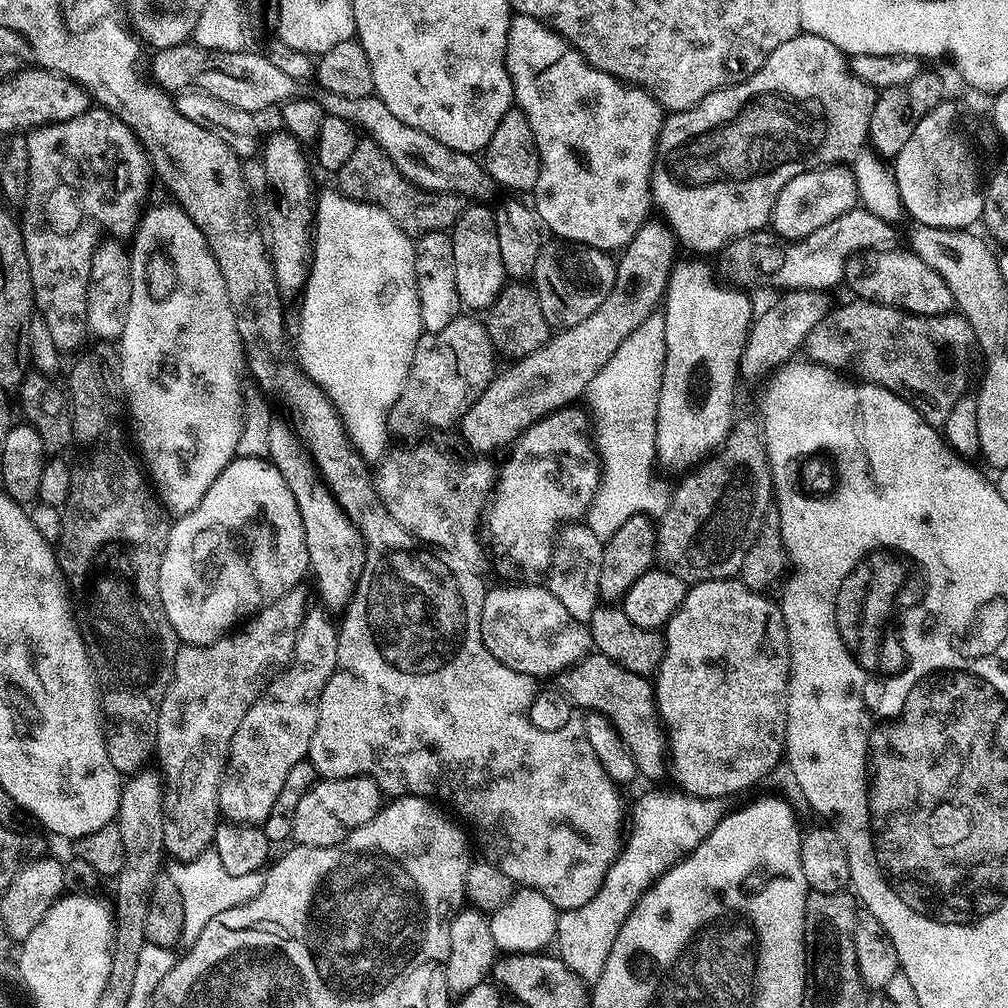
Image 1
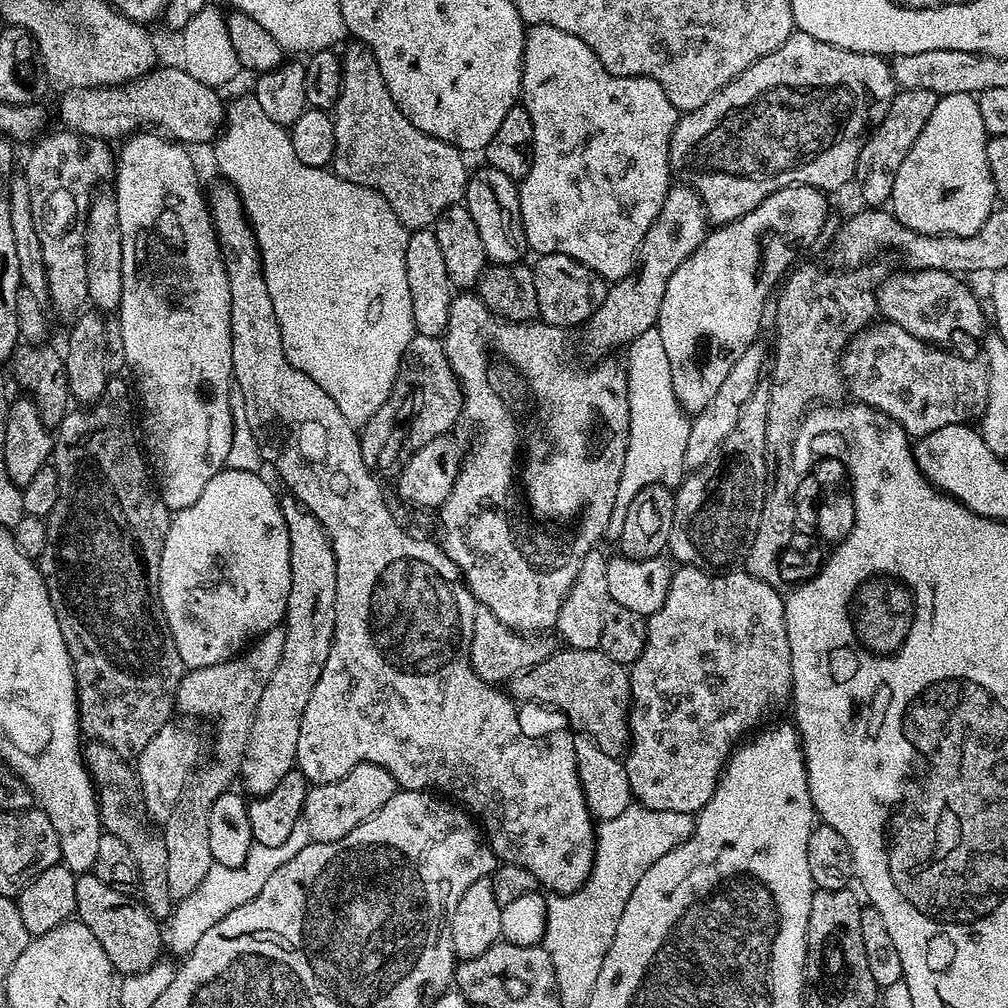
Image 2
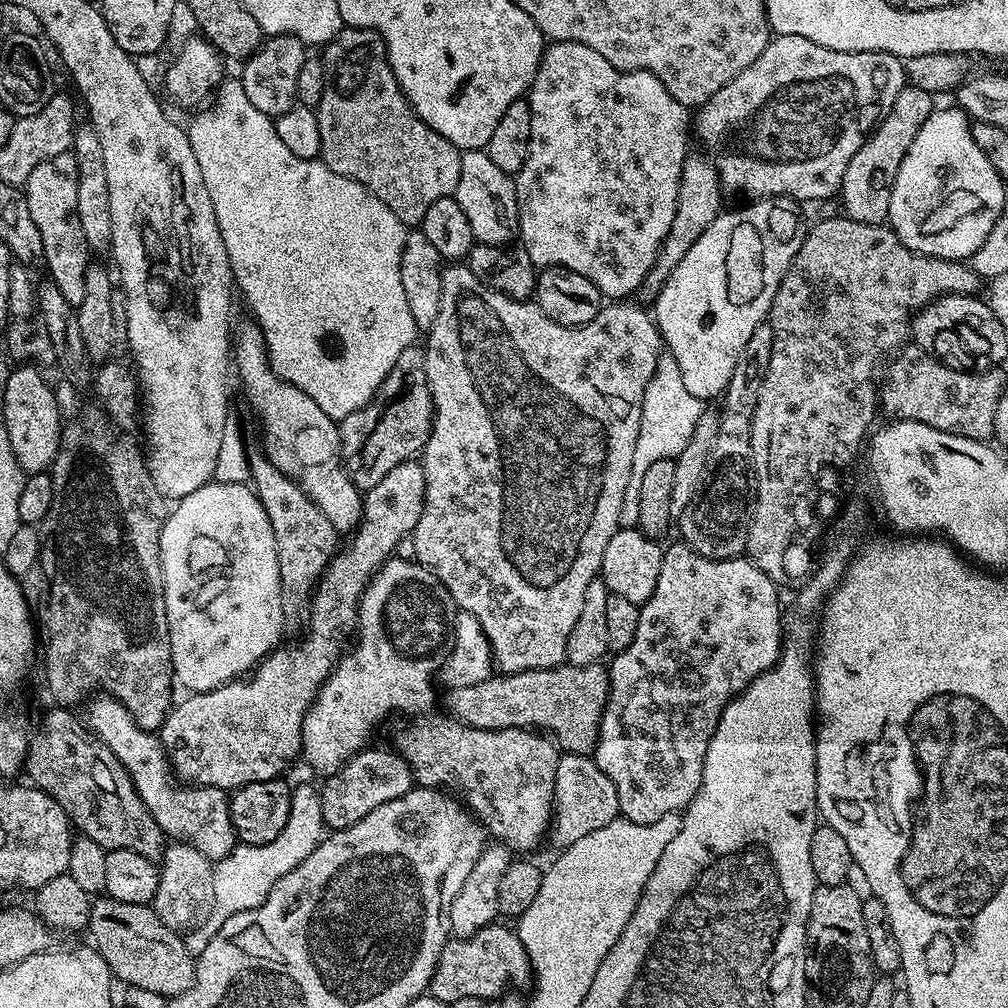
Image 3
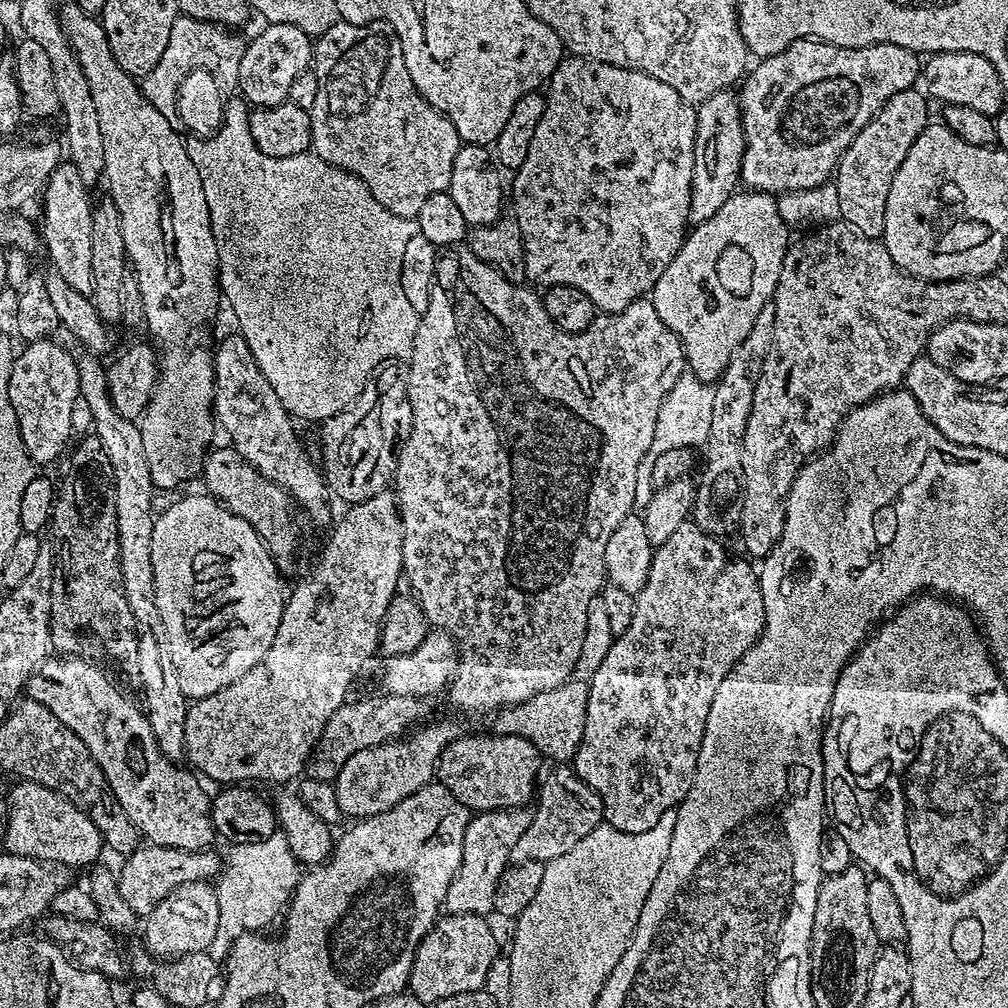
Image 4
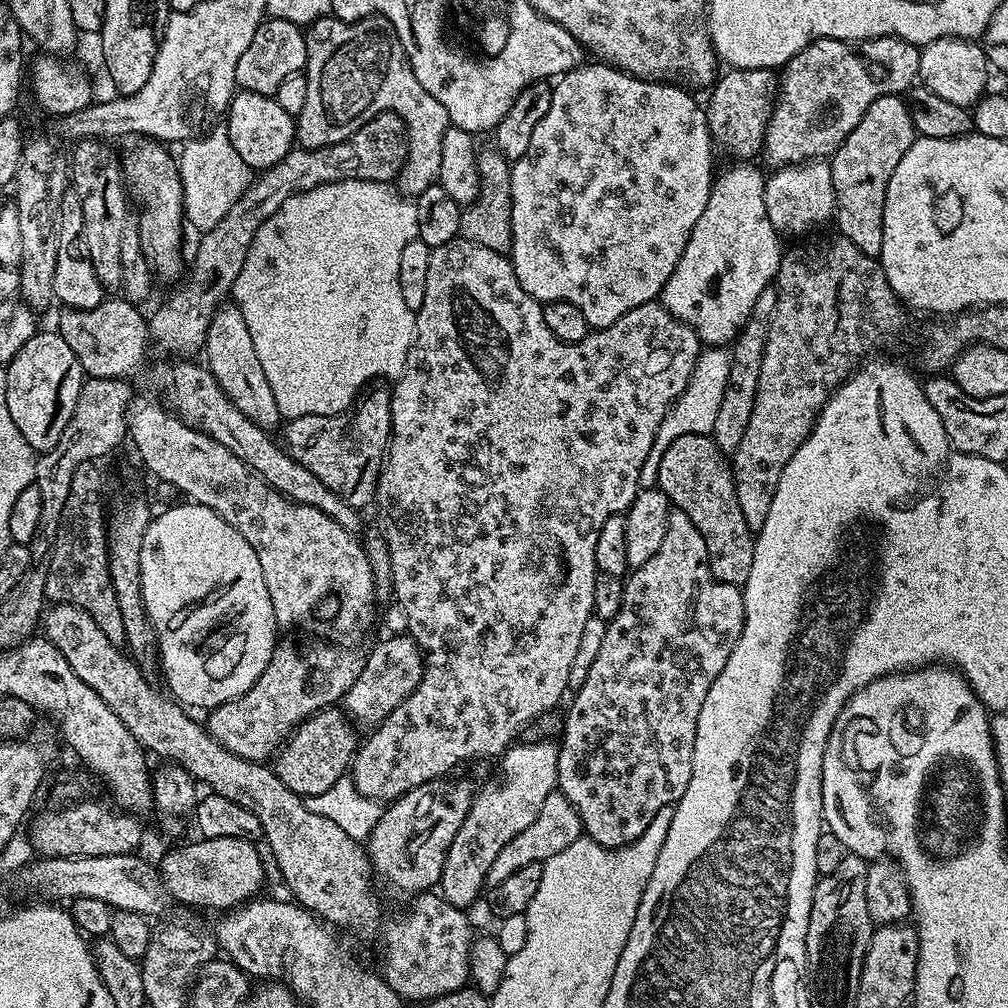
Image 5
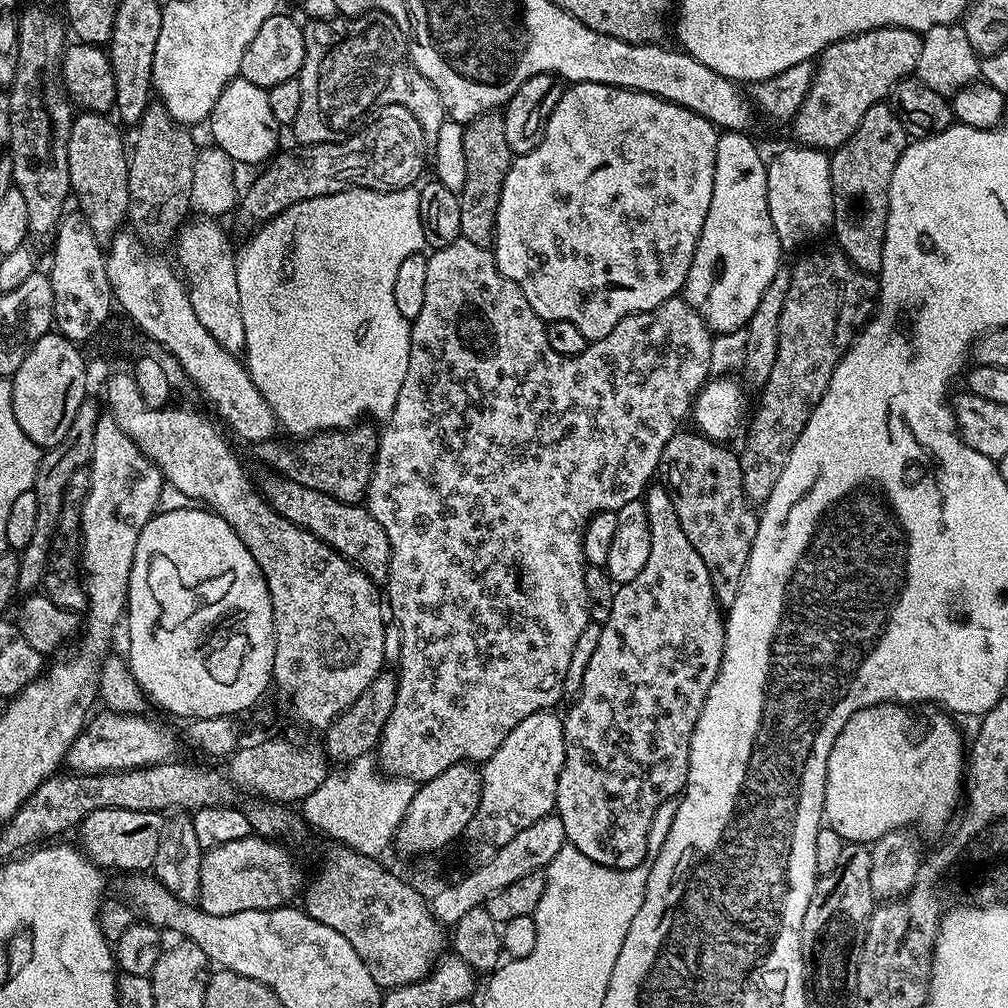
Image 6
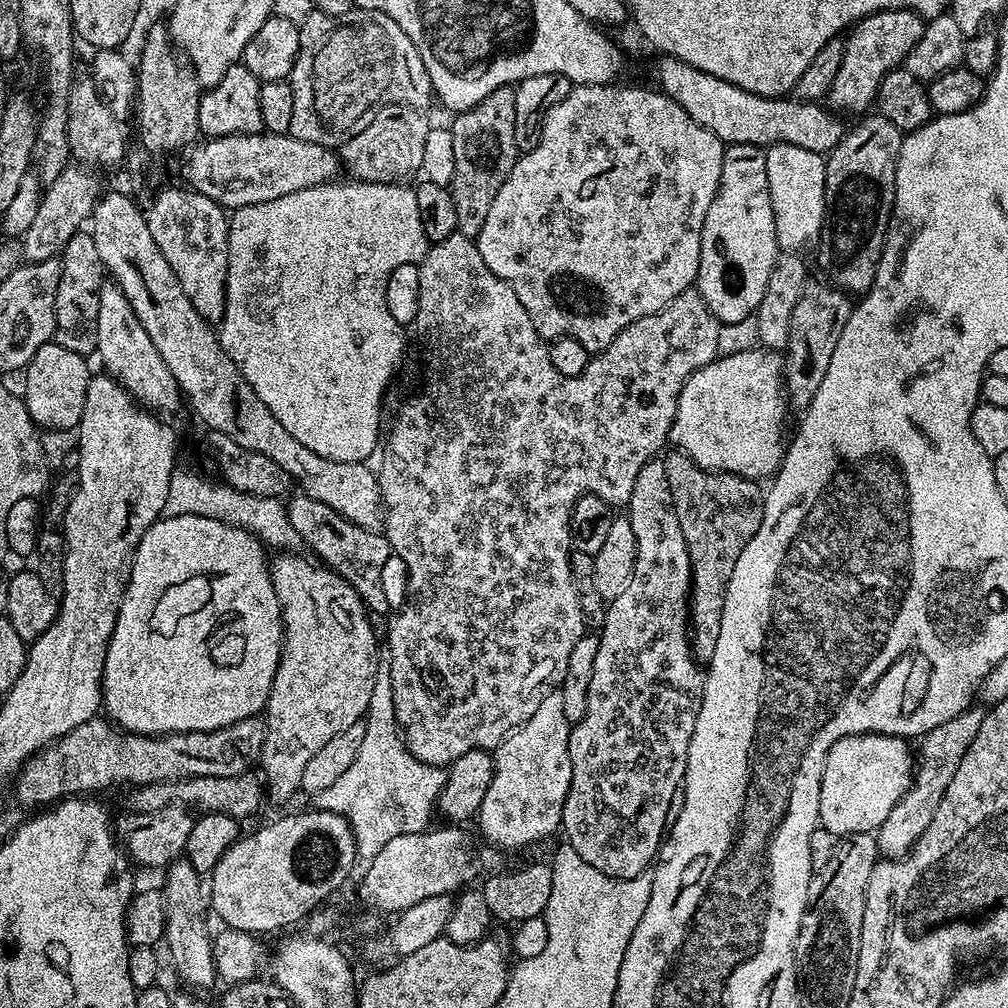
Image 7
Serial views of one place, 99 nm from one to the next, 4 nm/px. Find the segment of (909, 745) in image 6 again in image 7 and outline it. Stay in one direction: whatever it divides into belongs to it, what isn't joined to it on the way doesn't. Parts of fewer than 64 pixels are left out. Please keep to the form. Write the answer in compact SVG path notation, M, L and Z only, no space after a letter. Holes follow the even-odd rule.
M863 732L860 736L847 736L834 742L826 754L826 766L822 770L819 827L830 830L838 838L849 836L852 832L875 833L880 824L886 822L890 810L894 810L898 798L902 798L912 784L914 752L908 749L908 744L905 737L877 732Z

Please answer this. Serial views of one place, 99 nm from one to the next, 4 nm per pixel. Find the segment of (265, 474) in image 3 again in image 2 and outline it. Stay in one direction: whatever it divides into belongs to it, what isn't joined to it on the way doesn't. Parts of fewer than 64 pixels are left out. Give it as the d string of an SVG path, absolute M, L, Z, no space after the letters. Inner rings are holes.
M281 499L280 513L286 518L286 530L290 538L290 594L288 609L284 611L282 621L286 646L282 646L282 662L278 662L278 670L274 670L270 682L266 682L262 698L258 698L258 706L248 735L248 745L244 757L240 760L239 779L244 780L243 791L252 798L270 794L270 790L274 790L274 786L278 786L278 782L282 782L282 778L286 778L286 774L290 774L296 768L298 730L302 726L302 714L306 714L306 702L310 702L310 694L314 694L318 674L322 674L322 666L326 666L326 658L330 654L334 638L336 559L332 543L328 541L328 535L324 533L324 528L316 521L314 514L310 514L308 509L295 499Z

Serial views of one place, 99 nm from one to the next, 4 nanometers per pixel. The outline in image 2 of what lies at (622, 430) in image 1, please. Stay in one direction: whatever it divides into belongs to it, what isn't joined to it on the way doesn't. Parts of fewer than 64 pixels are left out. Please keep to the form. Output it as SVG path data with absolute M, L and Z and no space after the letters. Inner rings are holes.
M659 327L646 330L637 340L627 345L628 401L630 402L630 430L626 446L626 462L622 466L622 478L618 482L618 498L608 522L607 539L619 541L622 522L626 522L626 510L634 498L651 484L665 484L675 489L686 475L686 438L690 434L690 416L674 394L674 382L670 378L670 362L662 347Z

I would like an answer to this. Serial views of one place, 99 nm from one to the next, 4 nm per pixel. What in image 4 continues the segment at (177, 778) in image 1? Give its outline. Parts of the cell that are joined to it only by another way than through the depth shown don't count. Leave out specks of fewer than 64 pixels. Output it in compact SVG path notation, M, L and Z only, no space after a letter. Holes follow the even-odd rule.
M211 883L178 886L148 916L143 917L144 944L153 957L175 958L211 949L216 944L218 930L218 894Z

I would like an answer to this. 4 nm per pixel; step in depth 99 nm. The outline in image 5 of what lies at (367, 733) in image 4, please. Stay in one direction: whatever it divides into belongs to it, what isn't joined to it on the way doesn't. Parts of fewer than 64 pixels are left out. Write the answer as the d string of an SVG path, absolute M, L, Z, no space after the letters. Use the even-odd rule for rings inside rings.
M329 706L304 720L284 741L274 757L274 770L294 794L302 797L323 794L349 771L358 739L353 721L339 707Z

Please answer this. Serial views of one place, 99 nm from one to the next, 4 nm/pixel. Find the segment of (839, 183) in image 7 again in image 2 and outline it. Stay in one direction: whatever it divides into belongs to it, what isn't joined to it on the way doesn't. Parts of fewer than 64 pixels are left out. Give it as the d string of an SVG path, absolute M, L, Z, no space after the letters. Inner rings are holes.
M899 89L890 102L890 110L886 110L886 118L882 118L882 122L873 128L872 133L864 141L858 154L854 184L855 187L860 187L860 196L868 203L865 205L869 209L879 209L891 201L894 178L898 178L898 169L902 167L902 162L910 146L914 146L918 134L922 134L922 126L926 126L937 99L930 90Z

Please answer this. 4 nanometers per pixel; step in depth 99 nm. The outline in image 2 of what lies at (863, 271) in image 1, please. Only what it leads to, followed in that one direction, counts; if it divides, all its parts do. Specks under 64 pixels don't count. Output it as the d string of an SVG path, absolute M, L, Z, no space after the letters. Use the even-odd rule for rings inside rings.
M929 268L903 271L885 275L876 288L879 315L889 324L902 326L902 330L914 334L914 338L922 338L928 344L943 346L962 356L975 357L978 342L983 341L990 328L985 305L984 308L980 305L979 298L960 281L963 279L957 273Z

